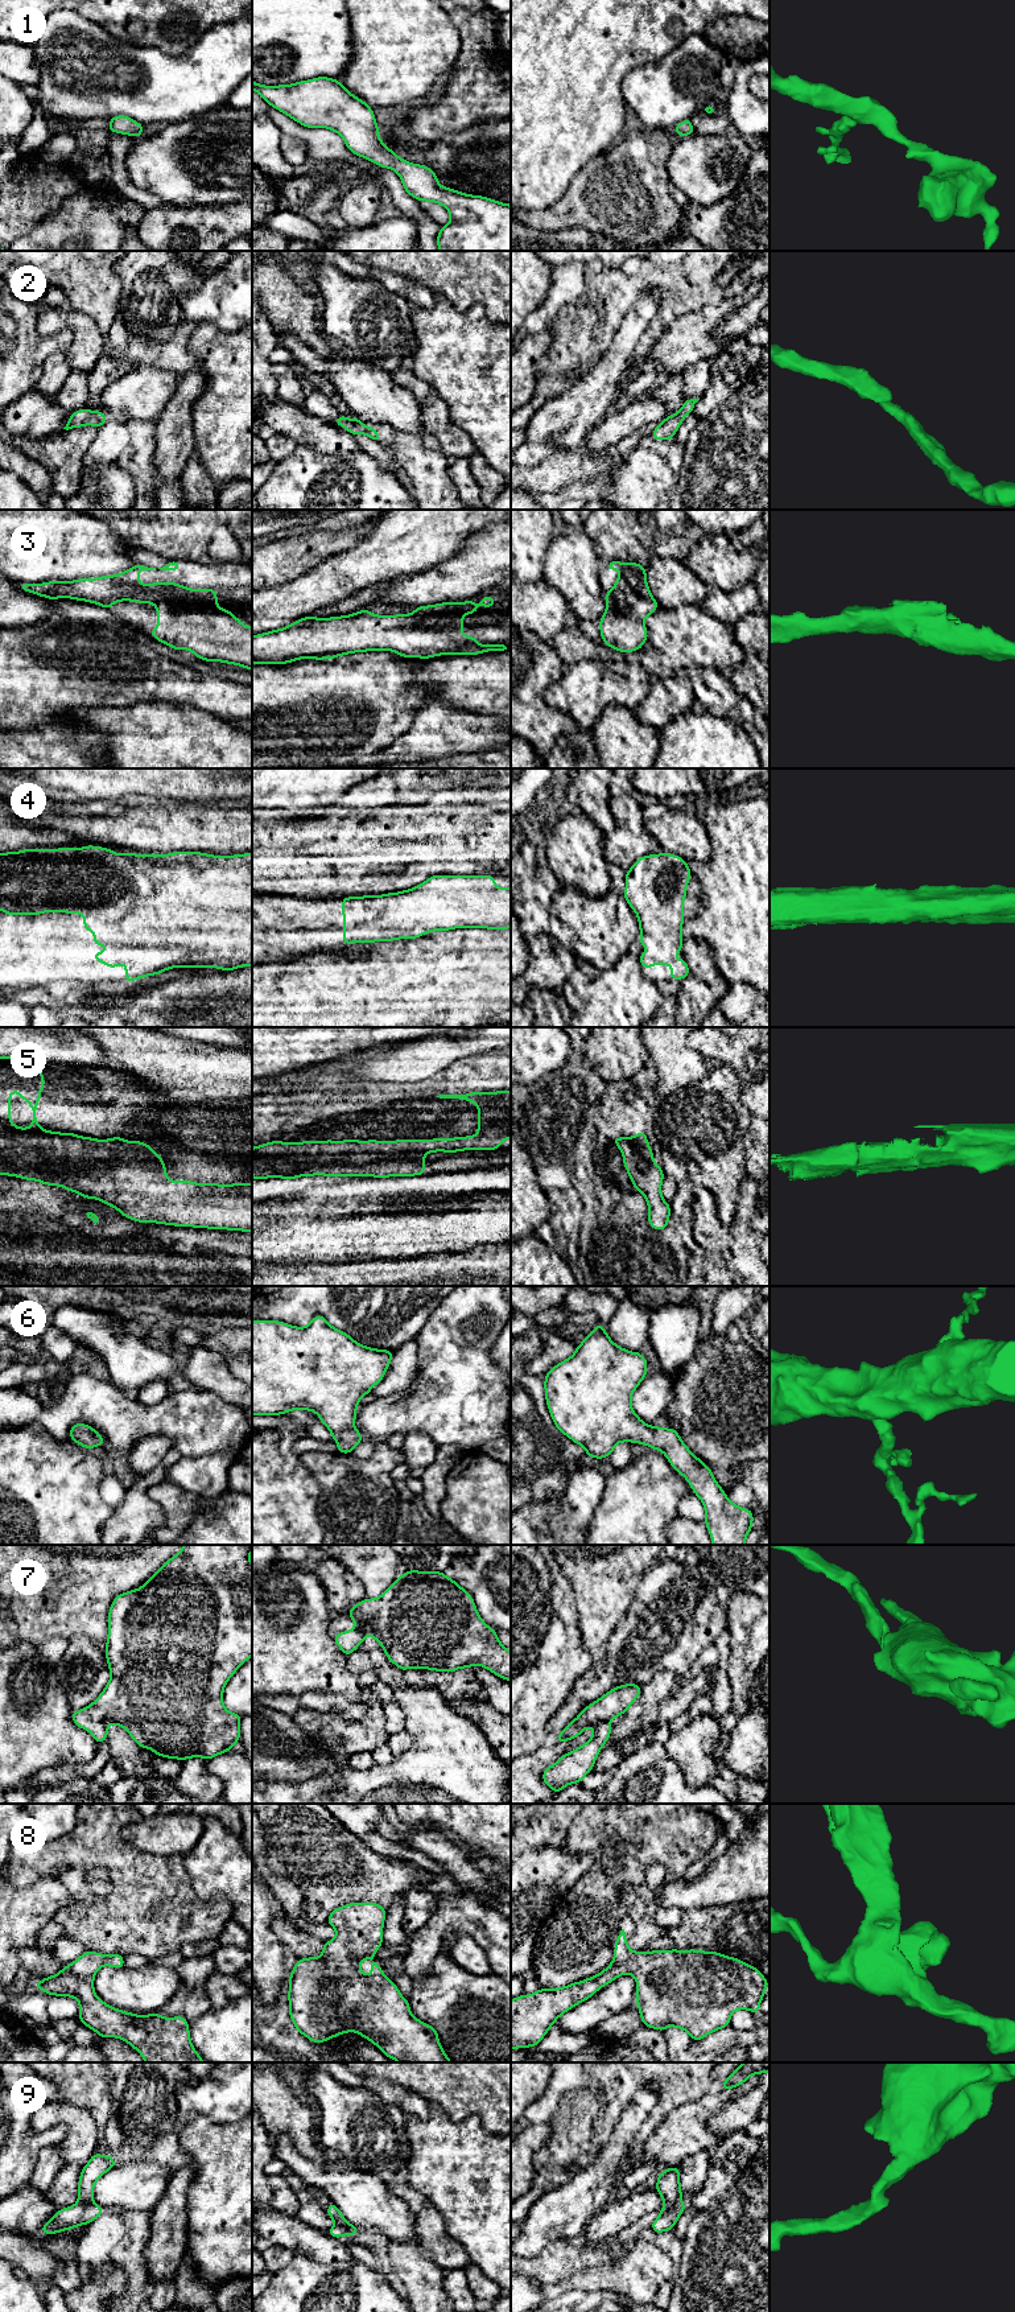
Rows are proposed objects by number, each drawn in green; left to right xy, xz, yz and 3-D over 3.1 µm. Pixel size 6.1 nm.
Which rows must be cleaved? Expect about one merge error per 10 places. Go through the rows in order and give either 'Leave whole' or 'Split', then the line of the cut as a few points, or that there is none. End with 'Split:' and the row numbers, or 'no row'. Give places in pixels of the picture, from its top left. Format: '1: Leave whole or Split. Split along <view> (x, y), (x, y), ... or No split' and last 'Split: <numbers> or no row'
1: Leave whole. No split
2: Leave whole. No split
3: Leave whole. No split
4: Leave whole. No split
5: Leave whole. No split
6: Leave whole. No split
7: Leave whole. No split
8: Leave whole. No split
9: Split. Split along yz (680, 2199), (663, 2210)
Split: 9

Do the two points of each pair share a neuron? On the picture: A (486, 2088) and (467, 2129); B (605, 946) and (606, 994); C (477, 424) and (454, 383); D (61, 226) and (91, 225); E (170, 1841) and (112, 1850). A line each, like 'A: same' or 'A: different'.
A: different
B: different
C: same
D: same
E: different

